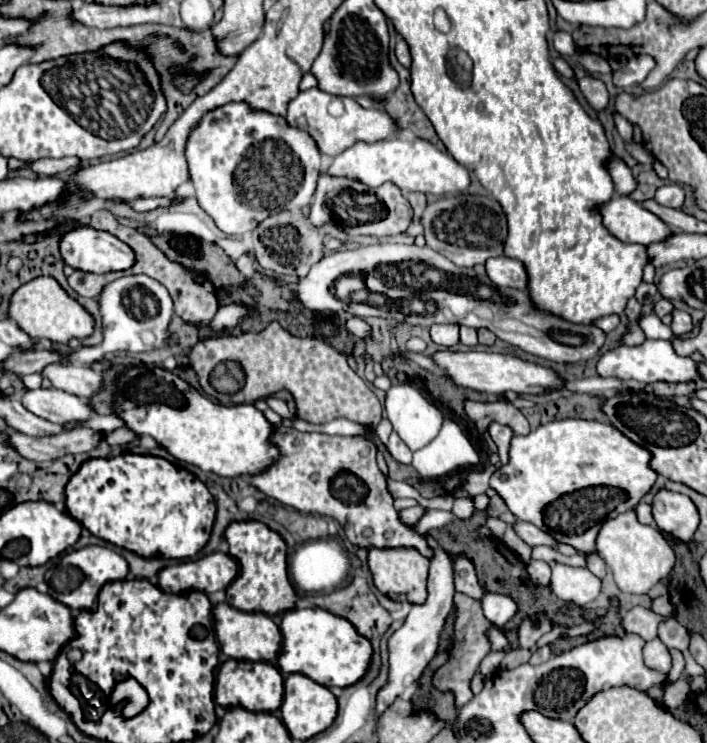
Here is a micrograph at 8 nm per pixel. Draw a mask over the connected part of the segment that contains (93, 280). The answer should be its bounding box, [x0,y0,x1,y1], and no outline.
[68,270,122,298]

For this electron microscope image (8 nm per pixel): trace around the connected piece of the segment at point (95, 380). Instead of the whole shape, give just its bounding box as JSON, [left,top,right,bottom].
[40,362,102,400]

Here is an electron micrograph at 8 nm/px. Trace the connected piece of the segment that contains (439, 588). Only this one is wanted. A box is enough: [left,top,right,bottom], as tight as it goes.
[376,550,454,714]

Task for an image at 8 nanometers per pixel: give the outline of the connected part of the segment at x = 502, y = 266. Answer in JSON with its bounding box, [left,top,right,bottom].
[486,256,526,288]

